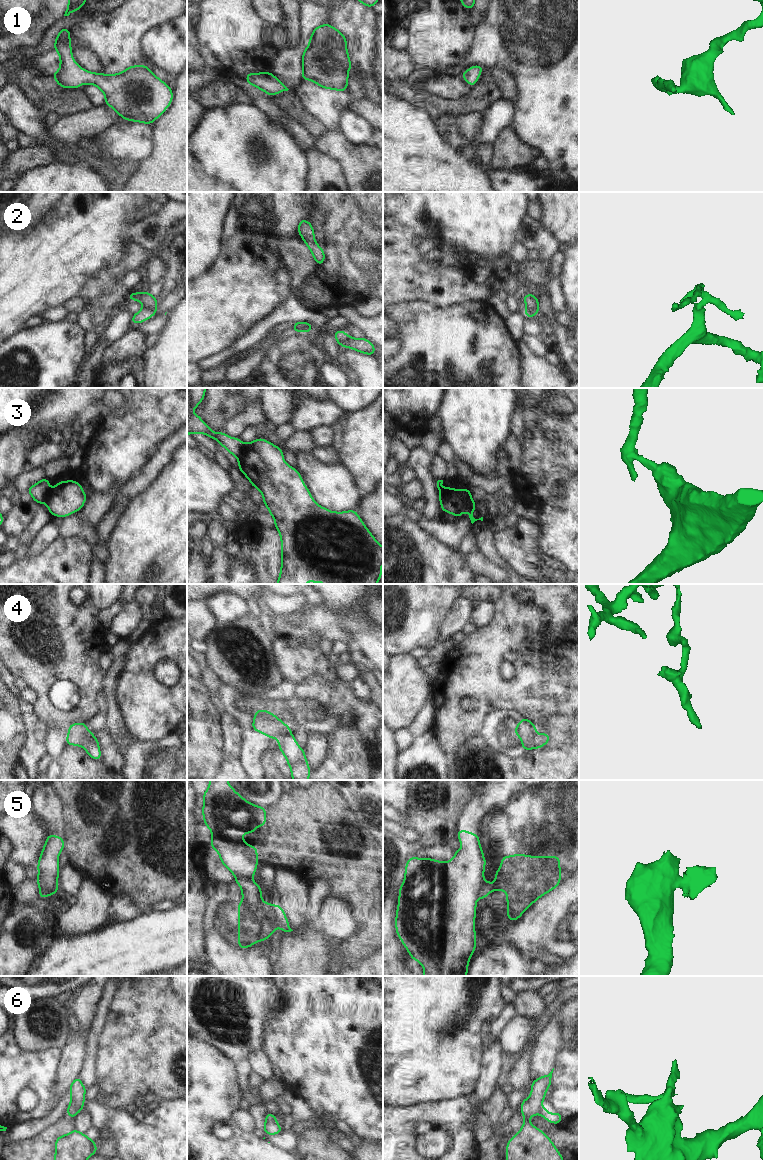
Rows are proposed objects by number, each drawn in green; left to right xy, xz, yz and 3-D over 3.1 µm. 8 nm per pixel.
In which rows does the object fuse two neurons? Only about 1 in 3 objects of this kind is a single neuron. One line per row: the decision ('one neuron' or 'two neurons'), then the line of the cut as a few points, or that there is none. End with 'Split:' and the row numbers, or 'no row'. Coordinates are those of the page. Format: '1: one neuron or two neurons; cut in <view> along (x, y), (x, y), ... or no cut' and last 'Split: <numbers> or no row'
1: one neuron; no cut
2: two neurons; cut in xz along (347, 335), (343, 346)
3: two neurons; cut in xz along (245, 444), (244, 450), (238, 458)
4: two neurons; cut in yz along (535, 733), (530, 741), (522, 746)
5: two neurons; cut in yz along (483, 882), (477, 897)
6: two neurons; cut in xy along (70, 1103), (82, 1104)
Split: 2, 3, 4, 5, 6

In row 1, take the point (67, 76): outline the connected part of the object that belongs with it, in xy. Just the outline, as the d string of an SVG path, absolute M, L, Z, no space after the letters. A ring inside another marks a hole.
M67 28L60 30L53 49L60 56L60 69L51 76L59 86L97 86L104 93L105 104L125 120L151 125L173 100L172 89L148 66L130 66L121 73L110 75L82 69L72 56L70 30Z

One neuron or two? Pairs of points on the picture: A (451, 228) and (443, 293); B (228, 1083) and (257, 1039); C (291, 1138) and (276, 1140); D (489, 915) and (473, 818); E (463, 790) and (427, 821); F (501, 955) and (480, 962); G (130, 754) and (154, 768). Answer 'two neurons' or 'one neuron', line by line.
A: two neurons
B: two neurons
C: one neuron
D: two neurons
E: one neuron
F: one neuron
G: one neuron

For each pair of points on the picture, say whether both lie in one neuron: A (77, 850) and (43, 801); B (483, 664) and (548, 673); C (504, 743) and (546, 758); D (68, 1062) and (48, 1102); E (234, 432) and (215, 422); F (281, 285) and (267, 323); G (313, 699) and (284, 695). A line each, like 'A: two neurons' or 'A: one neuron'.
A: two neurons
B: one neuron
C: two neurons
D: two neurons
E: two neurons
F: two neurons
G: one neuron

